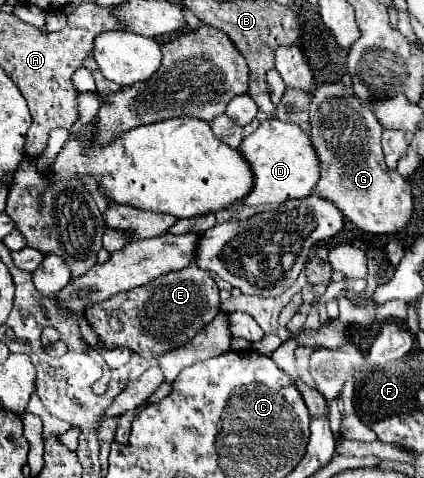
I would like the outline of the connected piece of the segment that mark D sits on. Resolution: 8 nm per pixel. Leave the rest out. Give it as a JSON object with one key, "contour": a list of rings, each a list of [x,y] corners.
{"contour":[[[278,118],[262,120],[258,130],[242,140],[240,150],[254,170],[254,188],[244,198],[248,206],[278,206],[292,198],[308,198],[320,178],[318,154],[310,142],[310,134],[292,122]]]}

